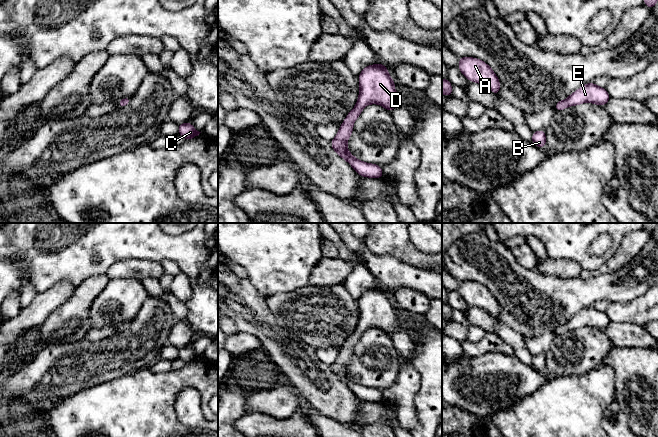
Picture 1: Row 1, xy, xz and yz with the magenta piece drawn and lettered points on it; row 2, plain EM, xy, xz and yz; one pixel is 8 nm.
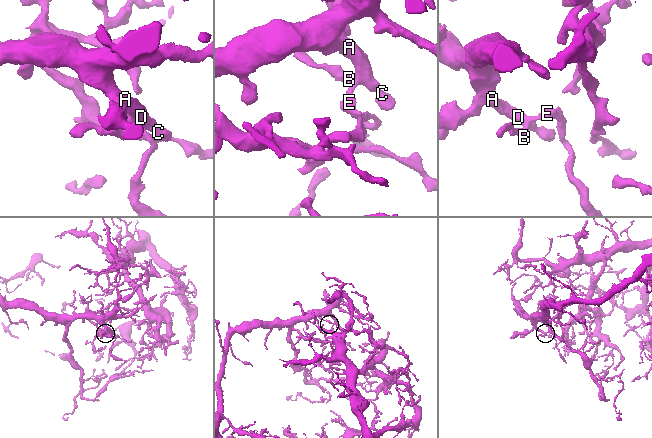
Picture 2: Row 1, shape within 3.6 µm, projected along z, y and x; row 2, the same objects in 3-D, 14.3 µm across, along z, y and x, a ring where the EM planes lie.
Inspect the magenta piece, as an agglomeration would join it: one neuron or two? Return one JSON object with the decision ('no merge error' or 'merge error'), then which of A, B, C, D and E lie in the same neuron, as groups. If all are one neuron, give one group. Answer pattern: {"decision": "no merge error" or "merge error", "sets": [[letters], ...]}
{"decision": "no merge error", "sets": [["A", "B", "C", "D", "E"]]}

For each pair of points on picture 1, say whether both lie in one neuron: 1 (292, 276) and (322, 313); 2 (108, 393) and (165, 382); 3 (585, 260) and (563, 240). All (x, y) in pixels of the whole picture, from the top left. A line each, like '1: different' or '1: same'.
1: different
2: same
3: same

